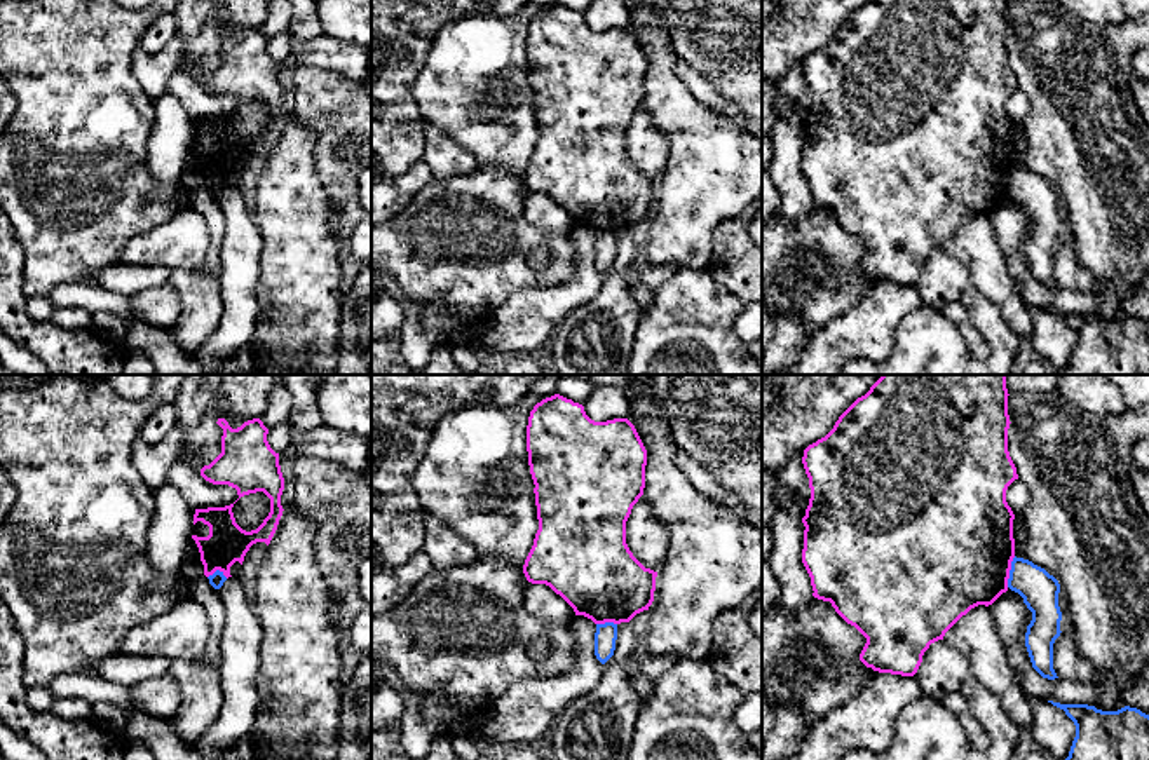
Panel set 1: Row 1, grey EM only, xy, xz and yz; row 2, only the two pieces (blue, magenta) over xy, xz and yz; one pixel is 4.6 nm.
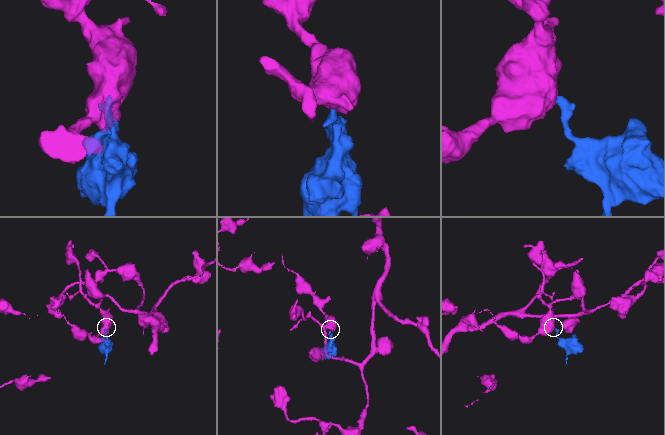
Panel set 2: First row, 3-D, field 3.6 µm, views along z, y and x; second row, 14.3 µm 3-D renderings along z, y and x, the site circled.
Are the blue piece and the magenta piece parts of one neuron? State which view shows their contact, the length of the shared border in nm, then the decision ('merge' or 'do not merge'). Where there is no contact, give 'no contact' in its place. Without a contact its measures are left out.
yz | 150 nm | do not merge

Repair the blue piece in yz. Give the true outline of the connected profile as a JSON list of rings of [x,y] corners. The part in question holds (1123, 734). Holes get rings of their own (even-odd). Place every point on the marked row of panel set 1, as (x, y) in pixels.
[[[1048,702],[1064,709],[1076,725],[1076,737],[1065,760],[1149,760],[1149,715],[1140,709],[1125,706],[1118,711],[1102,711],[1088,704]]]

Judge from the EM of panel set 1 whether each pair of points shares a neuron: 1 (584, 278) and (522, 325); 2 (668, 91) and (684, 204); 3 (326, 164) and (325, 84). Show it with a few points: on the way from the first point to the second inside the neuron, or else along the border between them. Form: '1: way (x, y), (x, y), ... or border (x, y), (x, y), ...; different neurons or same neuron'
1: way (569, 293), (560, 302), (537, 312); same neuron
2: way (696, 119), (713, 136), (712, 176); same neuron
3: way (326, 145), (326, 103); same neuron

